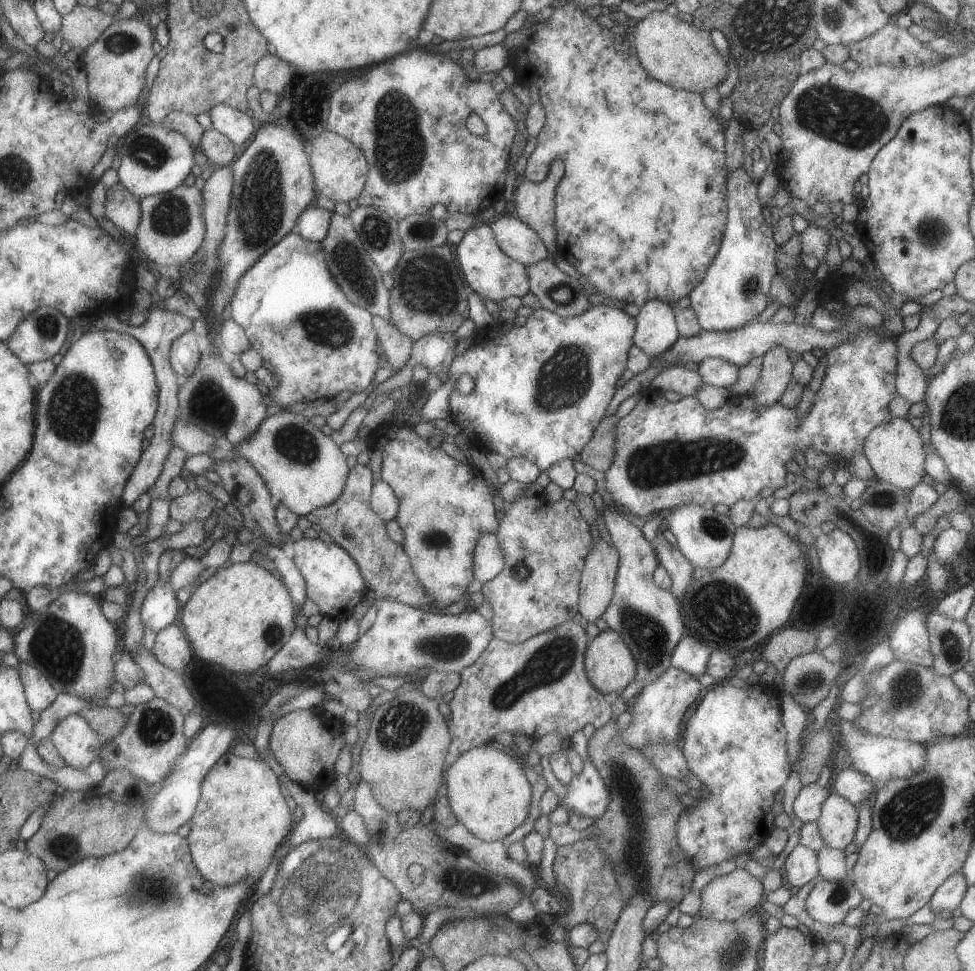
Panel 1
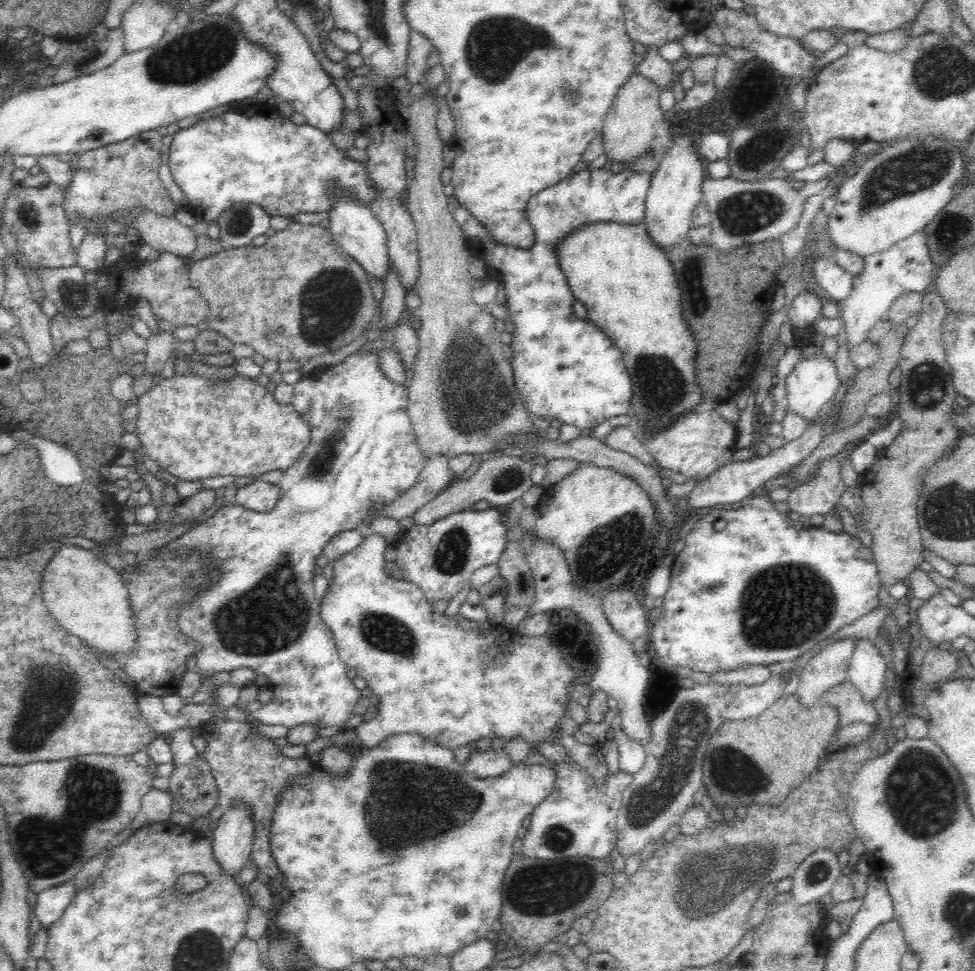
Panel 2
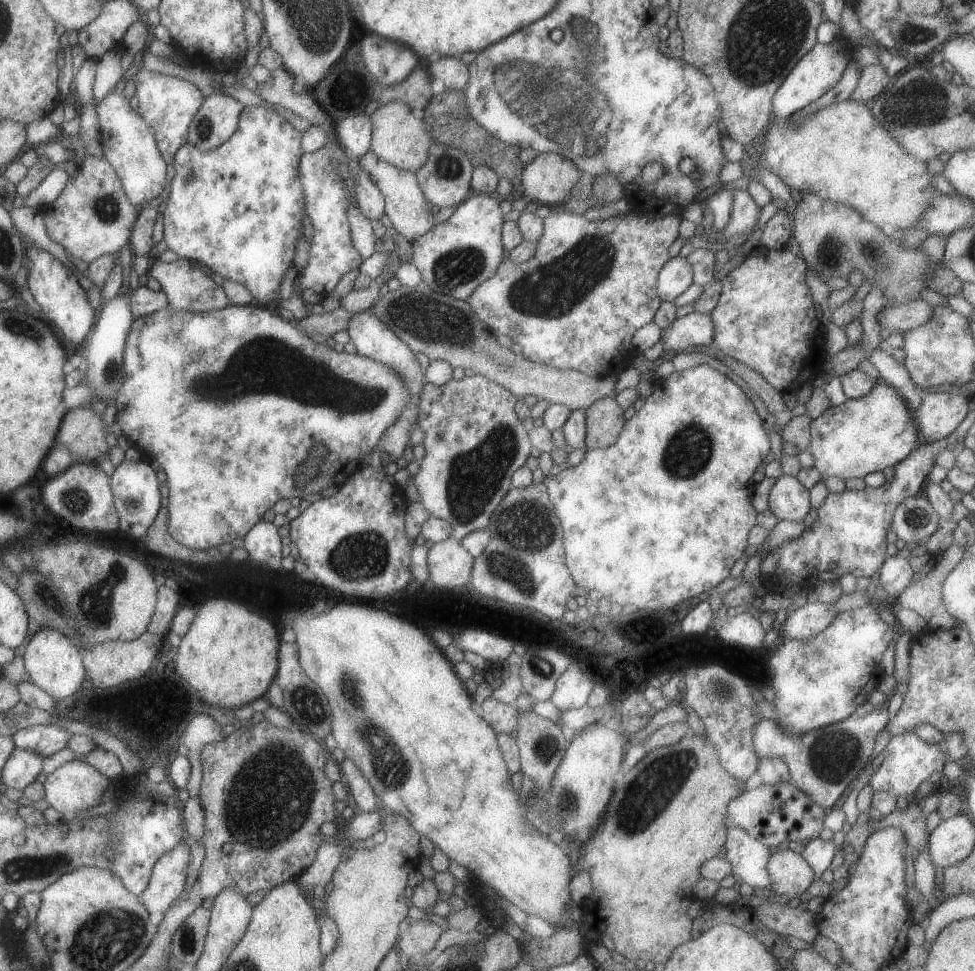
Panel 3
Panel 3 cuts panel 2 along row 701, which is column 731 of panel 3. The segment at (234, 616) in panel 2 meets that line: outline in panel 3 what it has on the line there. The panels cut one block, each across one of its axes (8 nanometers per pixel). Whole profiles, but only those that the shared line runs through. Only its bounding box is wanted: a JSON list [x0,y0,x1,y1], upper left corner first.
[710,248,825,392]

